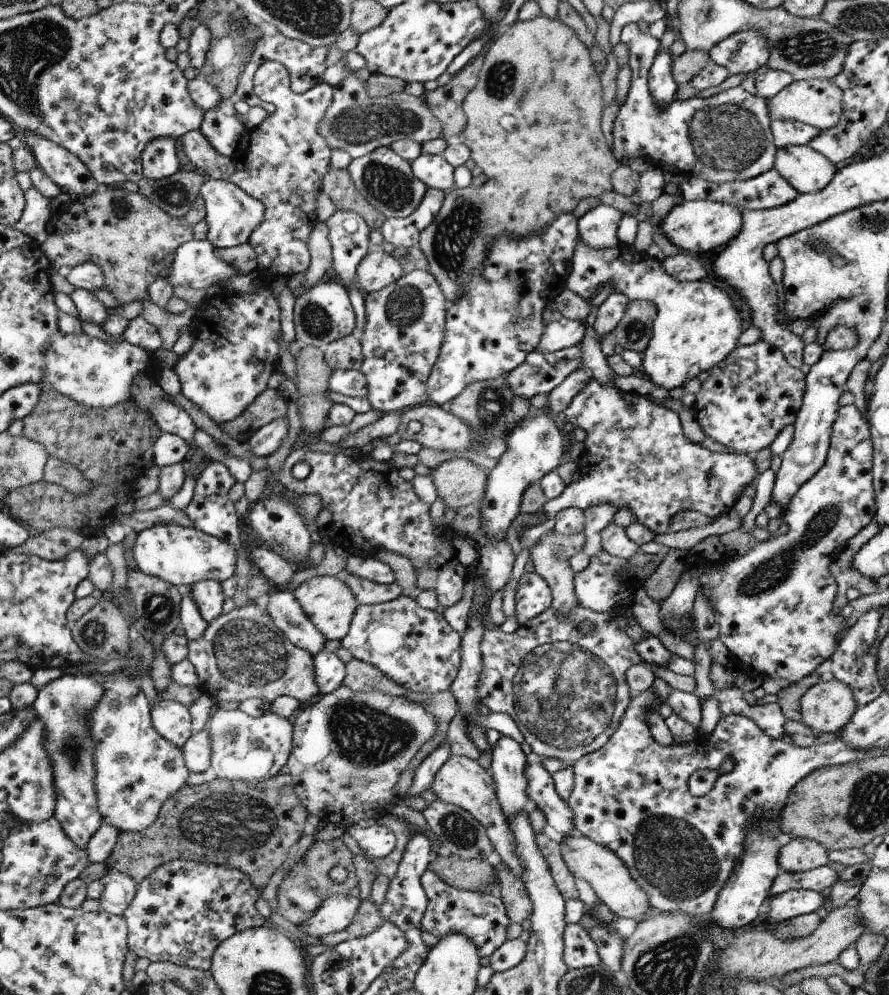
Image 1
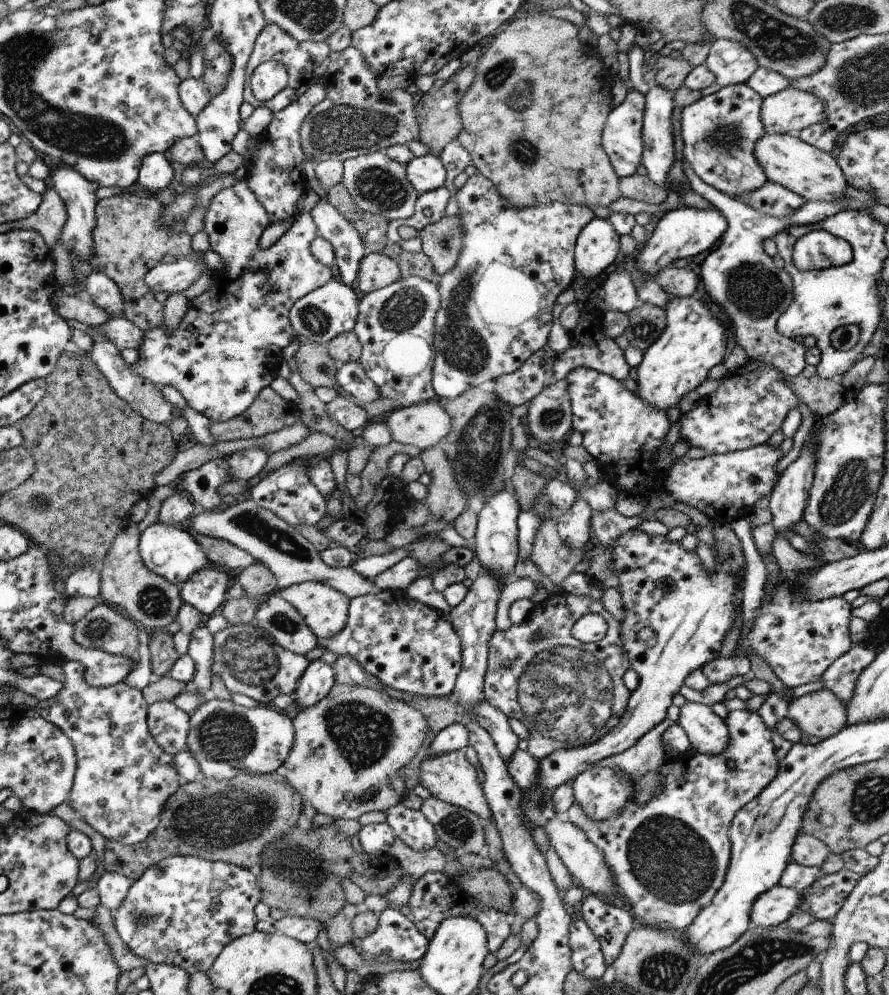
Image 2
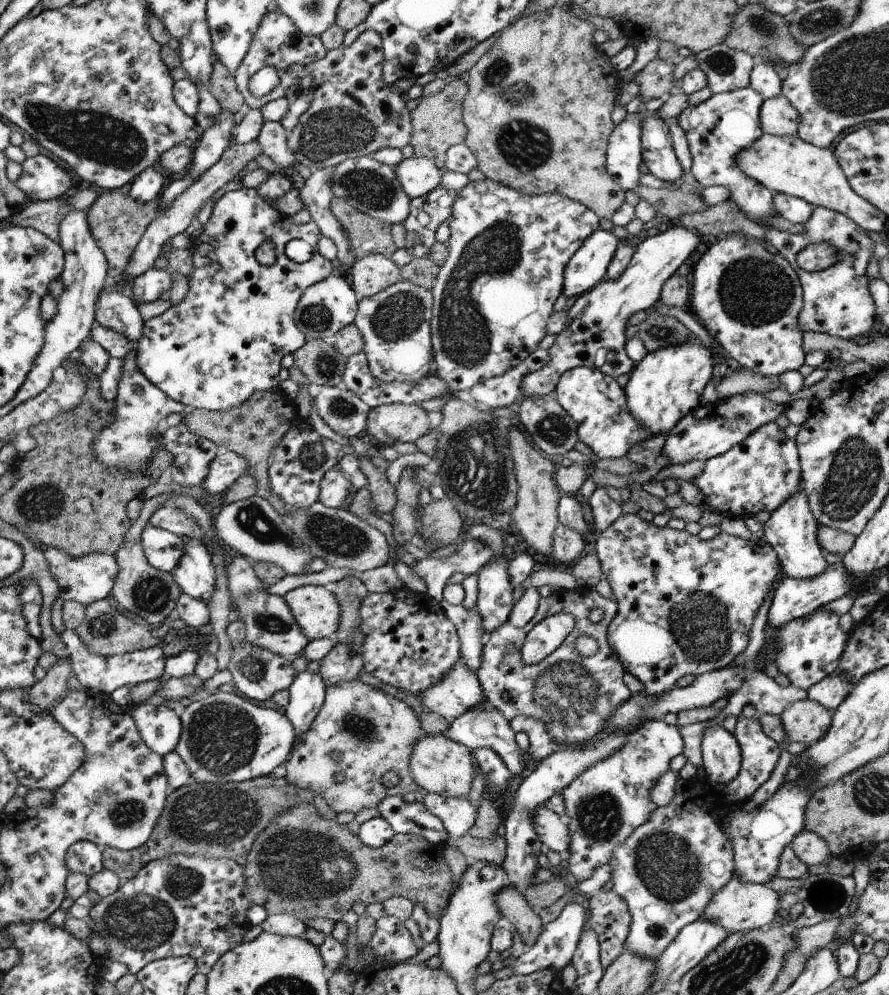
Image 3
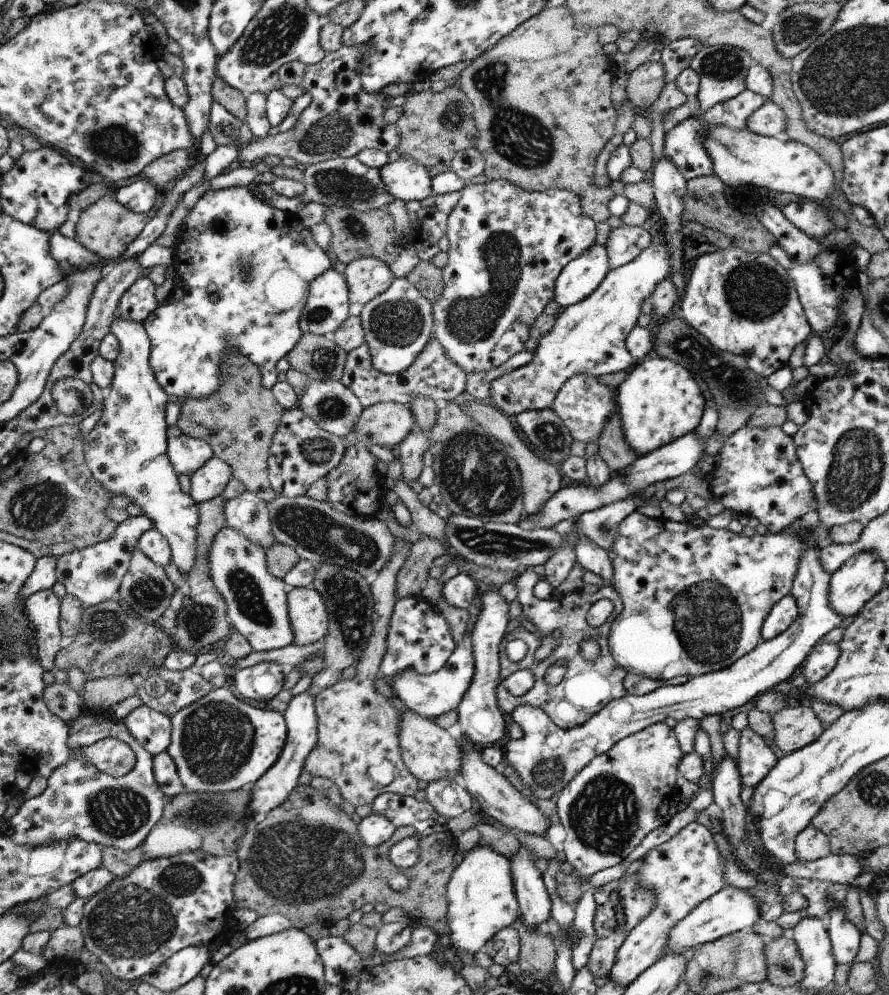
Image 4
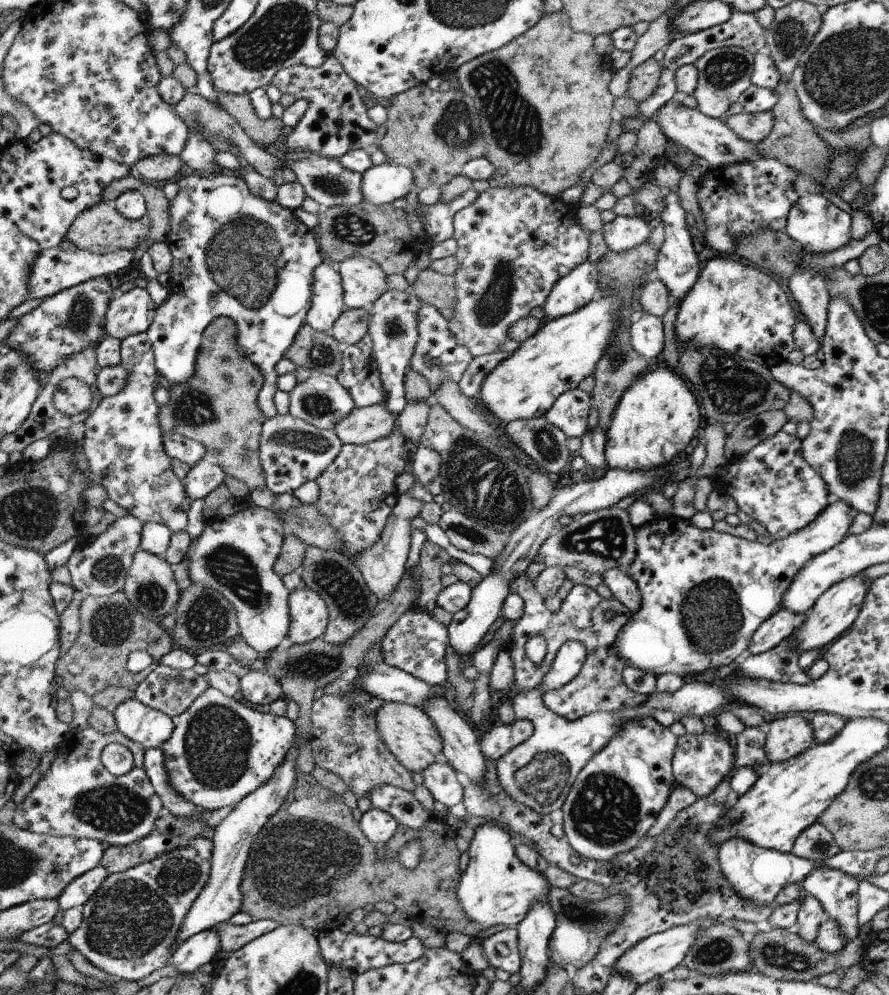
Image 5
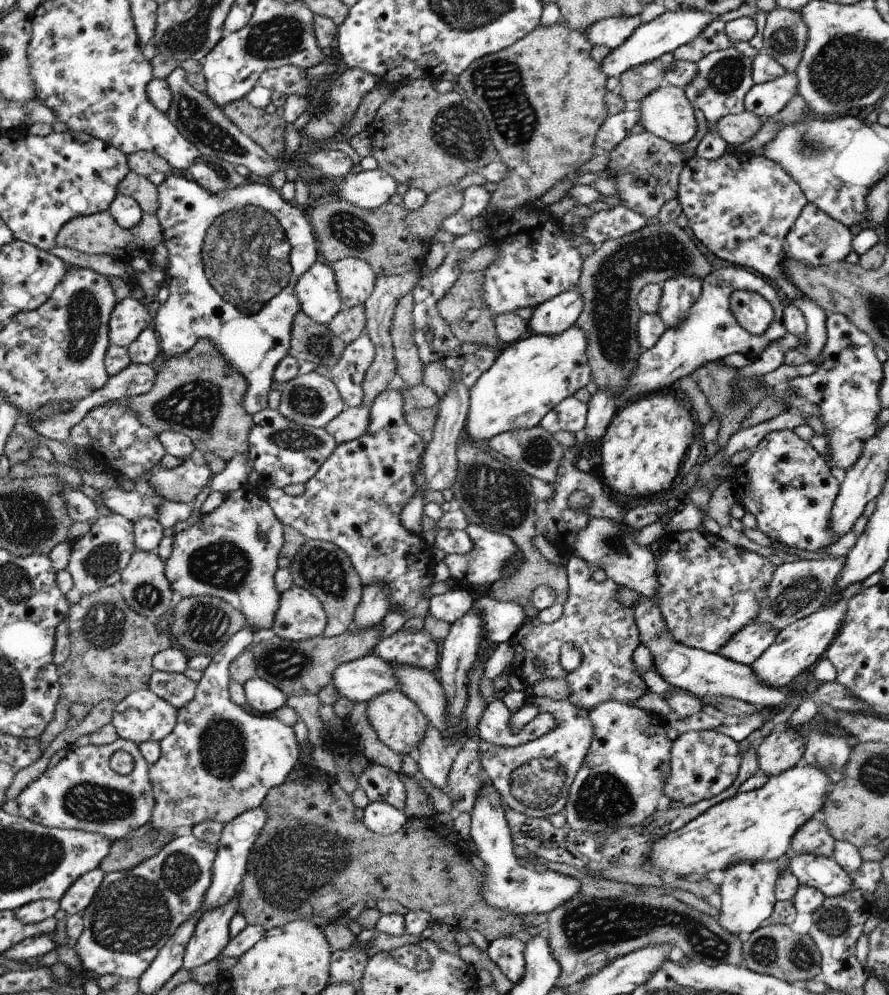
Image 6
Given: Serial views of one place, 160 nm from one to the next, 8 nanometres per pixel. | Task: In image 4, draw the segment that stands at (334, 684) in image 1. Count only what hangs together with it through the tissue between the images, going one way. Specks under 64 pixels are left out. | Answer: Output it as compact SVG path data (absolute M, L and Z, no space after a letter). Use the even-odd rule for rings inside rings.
M310 691L294 697L283 714L287 721L287 742L284 745L282 756L250 787L251 802L247 806L247 811L254 817L252 824L273 808L280 806L288 798L290 792L298 786L298 778L302 774L307 756L318 741L319 721L315 711L315 697L311 695Z

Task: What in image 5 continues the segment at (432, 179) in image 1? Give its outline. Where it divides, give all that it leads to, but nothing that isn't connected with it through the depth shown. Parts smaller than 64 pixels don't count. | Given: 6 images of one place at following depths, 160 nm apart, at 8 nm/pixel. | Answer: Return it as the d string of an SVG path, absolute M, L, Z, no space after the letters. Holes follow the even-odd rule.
M373 166L363 173L364 201L374 206L387 205L406 198L413 185L416 186L415 172L406 166Z

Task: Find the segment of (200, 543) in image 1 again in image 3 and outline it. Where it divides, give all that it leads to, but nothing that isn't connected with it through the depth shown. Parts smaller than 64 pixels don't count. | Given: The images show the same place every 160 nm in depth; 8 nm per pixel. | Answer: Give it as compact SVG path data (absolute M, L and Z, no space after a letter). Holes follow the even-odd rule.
M146 525L142 529L143 551L158 570L172 573L182 560L184 543L179 535Z

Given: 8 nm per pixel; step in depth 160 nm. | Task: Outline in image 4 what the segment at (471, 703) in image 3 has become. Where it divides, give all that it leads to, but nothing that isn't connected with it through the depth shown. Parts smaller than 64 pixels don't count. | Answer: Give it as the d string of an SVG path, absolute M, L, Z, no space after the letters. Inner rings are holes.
M466 632L464 639L455 652L451 654L450 660L438 673L423 675L412 669L405 670L396 677L386 678L394 694L402 701L402 708L410 709L429 719L436 719L440 714L454 710L461 703L464 694L468 690L475 673L475 662L473 659L473 646L471 638Z

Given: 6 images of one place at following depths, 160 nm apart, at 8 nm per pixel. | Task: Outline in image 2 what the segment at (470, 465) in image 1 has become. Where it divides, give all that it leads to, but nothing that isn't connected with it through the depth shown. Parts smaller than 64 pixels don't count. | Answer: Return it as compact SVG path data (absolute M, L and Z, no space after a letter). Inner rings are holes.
M441 446L426 448L419 456L431 478L428 493L422 501L430 510L430 519L453 525L468 508L467 497L458 486L451 464Z

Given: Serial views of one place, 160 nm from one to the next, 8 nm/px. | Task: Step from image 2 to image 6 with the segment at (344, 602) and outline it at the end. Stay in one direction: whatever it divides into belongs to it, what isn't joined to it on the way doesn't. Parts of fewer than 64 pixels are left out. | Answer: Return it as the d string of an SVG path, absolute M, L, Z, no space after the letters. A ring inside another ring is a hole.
M293 585L282 592L272 632L290 642L322 636L327 628L327 613L323 603L309 590Z

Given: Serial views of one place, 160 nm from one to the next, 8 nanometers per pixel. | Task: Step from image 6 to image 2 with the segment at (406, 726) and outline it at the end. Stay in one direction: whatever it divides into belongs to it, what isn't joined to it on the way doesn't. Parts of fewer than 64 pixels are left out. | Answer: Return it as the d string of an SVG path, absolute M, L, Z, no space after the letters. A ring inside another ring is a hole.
M460 749L426 757L420 766L418 782L430 792L432 797L436 797L441 801L446 801L447 803L452 803L459 807L464 807L466 810L479 815L479 818L485 823L492 822L491 807L488 804L483 789L480 788L482 784L480 780L478 780L476 768L468 762L464 753L465 751Z

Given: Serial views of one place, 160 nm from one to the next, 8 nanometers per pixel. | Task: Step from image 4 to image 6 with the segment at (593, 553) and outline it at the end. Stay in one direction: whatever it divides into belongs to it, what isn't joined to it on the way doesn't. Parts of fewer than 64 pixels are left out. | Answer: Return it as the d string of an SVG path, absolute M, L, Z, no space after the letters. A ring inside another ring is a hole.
M641 598L632 607L639 630L640 642L651 650L653 668L676 690L688 691L697 697L725 696L740 699L764 710L784 710L789 688L772 689L757 680L748 665L724 658L718 653L697 649L673 639L665 625L660 607L651 599Z

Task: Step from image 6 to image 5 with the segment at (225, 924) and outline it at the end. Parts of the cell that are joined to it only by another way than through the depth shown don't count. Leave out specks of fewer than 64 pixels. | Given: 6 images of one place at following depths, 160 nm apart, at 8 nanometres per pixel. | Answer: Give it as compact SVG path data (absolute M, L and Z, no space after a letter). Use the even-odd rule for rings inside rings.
M214 927L204 930L180 944L179 949L173 952L172 965L175 966L178 975L191 977L200 966L212 961L220 952L221 946L220 935Z

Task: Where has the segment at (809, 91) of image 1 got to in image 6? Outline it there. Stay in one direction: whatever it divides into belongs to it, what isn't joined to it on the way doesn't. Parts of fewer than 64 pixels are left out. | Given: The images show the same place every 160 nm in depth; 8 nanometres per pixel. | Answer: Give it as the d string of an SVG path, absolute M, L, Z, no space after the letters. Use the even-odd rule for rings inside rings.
M748 110L740 111L732 115L726 115L718 119L715 129L729 145L741 145L756 135L763 120Z

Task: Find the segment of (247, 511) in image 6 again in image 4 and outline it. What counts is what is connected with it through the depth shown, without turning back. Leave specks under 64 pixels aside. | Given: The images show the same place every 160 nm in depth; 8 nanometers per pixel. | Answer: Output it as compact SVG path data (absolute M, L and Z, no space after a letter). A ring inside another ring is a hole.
M232 527L221 528L209 548L207 565L214 586L226 601L228 620L234 631L238 631L251 644L253 651L279 649L295 642L294 627L290 619L290 603L287 601L288 589L279 578L268 570L268 550L253 543L240 531Z

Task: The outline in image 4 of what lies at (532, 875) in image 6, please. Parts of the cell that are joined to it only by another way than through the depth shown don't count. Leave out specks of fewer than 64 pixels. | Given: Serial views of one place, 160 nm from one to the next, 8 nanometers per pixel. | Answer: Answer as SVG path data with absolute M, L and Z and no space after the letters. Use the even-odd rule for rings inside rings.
M476 845L473 849L465 852L462 863L457 865L451 874L447 884L448 913L447 922L450 926L449 936L451 945L461 950L476 954L483 946L495 936L499 930L510 927L519 916L519 901L515 890L515 881L512 874L512 866L509 858L496 852L488 845Z

